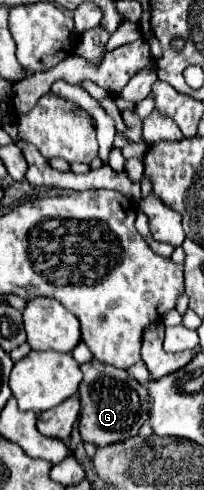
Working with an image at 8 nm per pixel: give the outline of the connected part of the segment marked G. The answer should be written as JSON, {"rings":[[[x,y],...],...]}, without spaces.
{"rings":[[[87,362],[81,366],[81,370],[83,370],[83,382],[79,386],[79,398],[81,398],[79,432],[83,442],[91,442],[95,446],[107,446],[137,436],[139,428],[145,422],[149,422],[151,402],[147,396],[147,388],[139,384],[127,370],[119,370],[109,364],[97,362],[95,370],[95,362]]]}

